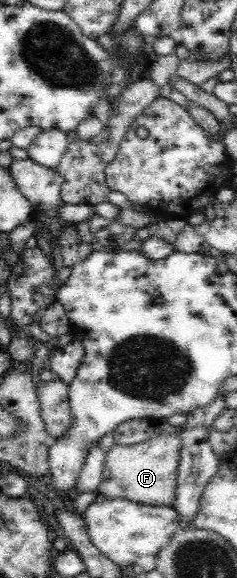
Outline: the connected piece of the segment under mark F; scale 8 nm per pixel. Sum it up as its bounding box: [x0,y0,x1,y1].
[98,427,183,507]

